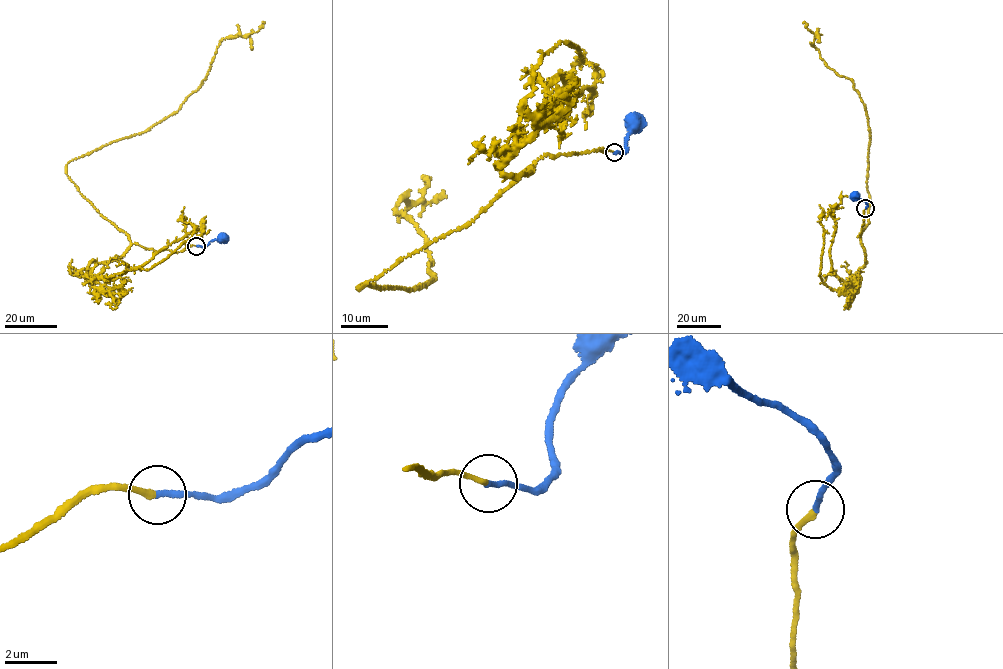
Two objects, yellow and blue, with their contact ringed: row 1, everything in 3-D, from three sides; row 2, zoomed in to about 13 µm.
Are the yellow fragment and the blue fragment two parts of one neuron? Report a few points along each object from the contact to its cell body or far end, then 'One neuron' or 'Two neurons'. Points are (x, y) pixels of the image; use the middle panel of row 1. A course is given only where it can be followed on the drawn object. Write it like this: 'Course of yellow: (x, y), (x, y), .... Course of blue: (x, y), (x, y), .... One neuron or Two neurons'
Course of yellow: (614, 152), (547, 154), (461, 228), (359, 289), (434, 277), (426, 236), (396, 213), (422, 199), (422, 177). Course of blue: (614, 152), (621, 154), (626, 150), (629, 123), (634, 122). One neuron

